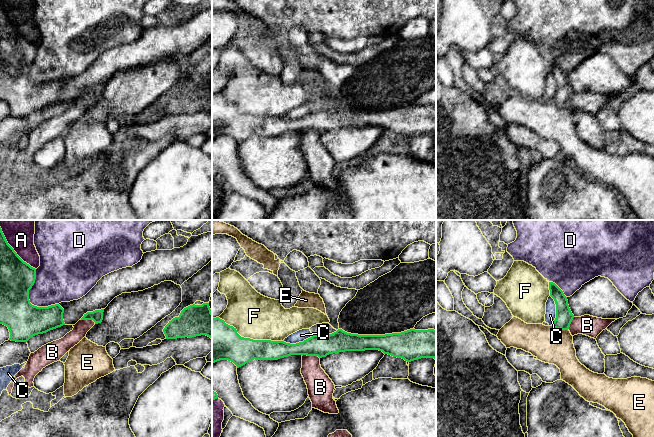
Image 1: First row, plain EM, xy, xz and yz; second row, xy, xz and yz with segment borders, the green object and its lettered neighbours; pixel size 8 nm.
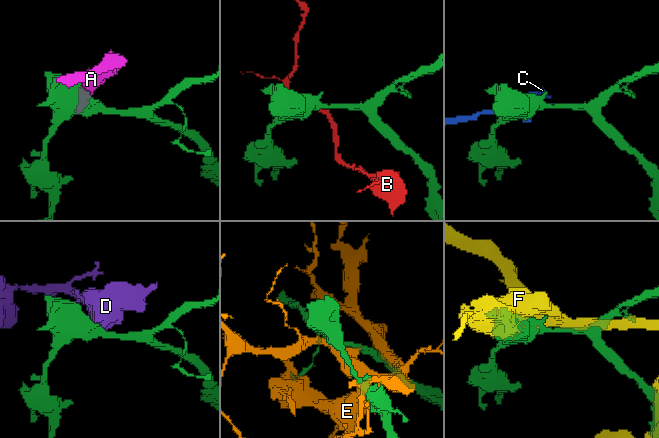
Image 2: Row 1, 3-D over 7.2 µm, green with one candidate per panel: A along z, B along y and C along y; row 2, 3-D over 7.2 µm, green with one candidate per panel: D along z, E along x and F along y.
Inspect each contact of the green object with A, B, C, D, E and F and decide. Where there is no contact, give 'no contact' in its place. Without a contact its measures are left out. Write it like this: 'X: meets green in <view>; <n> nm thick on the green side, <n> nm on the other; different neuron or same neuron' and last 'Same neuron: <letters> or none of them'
A: meets green in xy; 280 nm thick on the green side, 220 nm on the other; different neuron
B: meets green in xz; 180 nm thick on the green side, 200 nm on the other; different neuron
C: meets green in xz; 180 nm thick on the green side, 90 nm on the other; different neuron
D: meets green in xy; 280 nm thick on the green side, 320 nm on the other; different neuron
E: meets green in yz; 140 nm thick on the green side, 280 nm on the other; different neuron
F: meets green in xz; 300 nm thick on the green side, 360 nm on the other; different neuron
Same neuron: none of them

